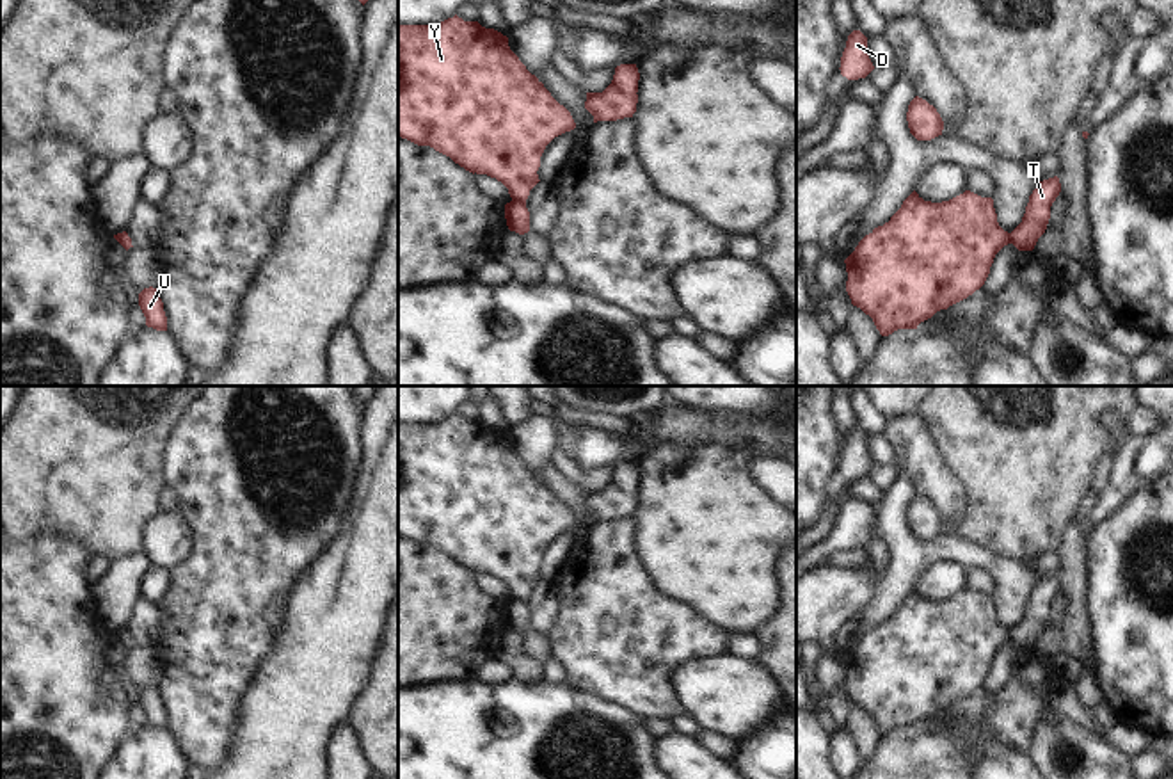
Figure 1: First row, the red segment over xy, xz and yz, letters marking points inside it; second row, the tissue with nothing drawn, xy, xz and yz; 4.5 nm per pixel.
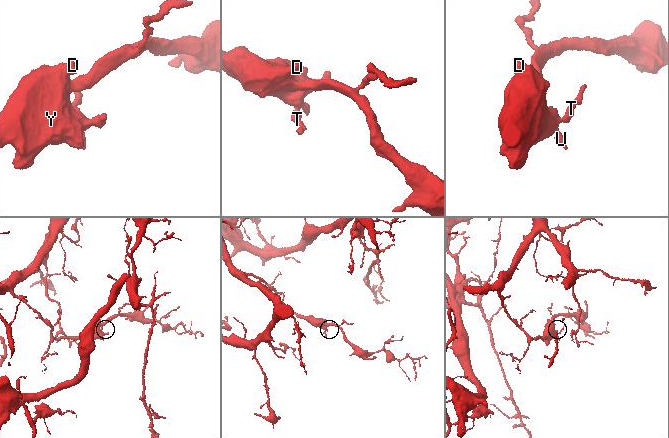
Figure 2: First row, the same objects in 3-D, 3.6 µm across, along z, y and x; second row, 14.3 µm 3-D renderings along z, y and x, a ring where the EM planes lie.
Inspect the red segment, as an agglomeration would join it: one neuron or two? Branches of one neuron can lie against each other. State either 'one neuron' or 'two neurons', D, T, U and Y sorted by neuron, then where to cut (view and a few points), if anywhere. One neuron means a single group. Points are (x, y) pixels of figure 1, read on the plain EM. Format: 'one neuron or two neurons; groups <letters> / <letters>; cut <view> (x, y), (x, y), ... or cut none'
two neurons; groups D U Y / T; cut xz (512, 598), (525, 602)

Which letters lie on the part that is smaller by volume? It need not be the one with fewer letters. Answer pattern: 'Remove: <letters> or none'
Remove: T.

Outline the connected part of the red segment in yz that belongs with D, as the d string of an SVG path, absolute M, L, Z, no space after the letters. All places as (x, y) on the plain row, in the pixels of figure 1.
M860 429L848 434L839 468L848 478L866 477L874 468L867 452L867 436Z

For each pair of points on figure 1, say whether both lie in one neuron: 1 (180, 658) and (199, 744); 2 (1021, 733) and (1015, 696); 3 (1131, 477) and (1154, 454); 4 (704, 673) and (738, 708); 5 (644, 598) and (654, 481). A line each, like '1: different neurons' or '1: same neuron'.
1: same neuron
2: same neuron
3: same neuron
4: same neuron
5: different neurons

